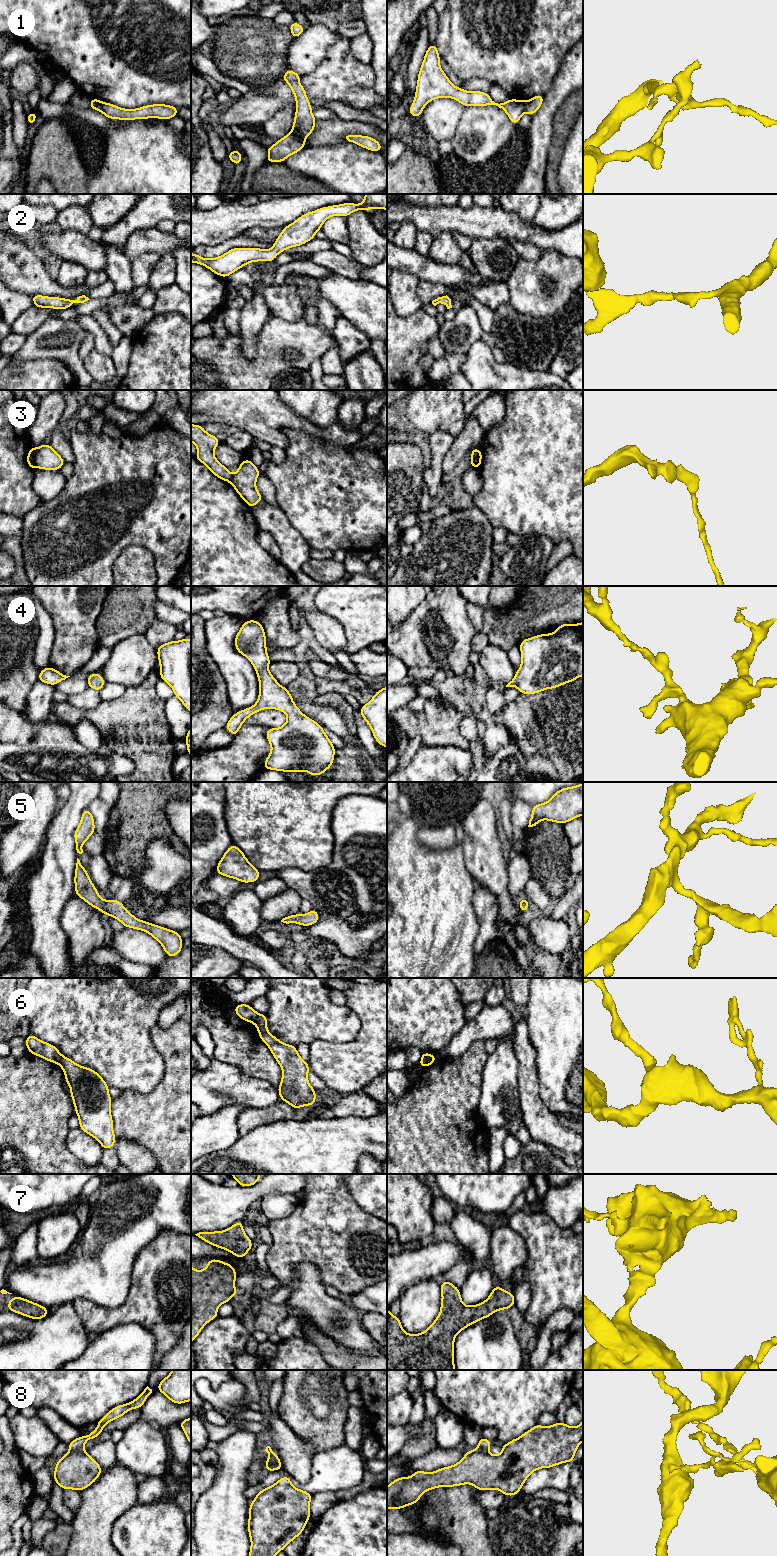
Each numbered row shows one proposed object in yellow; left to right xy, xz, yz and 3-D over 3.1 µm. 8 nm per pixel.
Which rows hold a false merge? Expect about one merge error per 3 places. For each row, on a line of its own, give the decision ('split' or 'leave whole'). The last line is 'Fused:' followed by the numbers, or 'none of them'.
1: split
2: leave whole
3: split
4: leave whole
5: leave whole
6: split
7: leave whole
8: split
Fused: 1, 3, 6, 8

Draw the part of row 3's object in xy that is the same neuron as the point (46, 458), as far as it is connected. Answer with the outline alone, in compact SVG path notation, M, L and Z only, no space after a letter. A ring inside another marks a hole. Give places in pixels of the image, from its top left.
M42 444L35 450L35 468L59 471L64 463L63 458L50 444Z

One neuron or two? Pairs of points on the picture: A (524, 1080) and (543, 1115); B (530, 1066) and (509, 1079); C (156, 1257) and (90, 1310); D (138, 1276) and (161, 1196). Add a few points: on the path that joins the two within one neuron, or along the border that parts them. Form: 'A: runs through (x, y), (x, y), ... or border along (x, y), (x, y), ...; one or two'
A: runs through (528, 1089), (530, 1102), (534, 1106); one
B: border along (514, 1050), (517, 1059), (518, 1097); two
C: runs through (156, 1279), (122, 1314), (112, 1314); one
D: border along (165, 1230), (138, 1253), (134, 1265); two

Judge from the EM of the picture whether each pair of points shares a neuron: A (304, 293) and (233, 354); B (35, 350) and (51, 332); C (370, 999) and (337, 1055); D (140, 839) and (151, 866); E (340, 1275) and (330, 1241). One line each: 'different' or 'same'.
A: different
B: same
C: same
D: different
E: same

